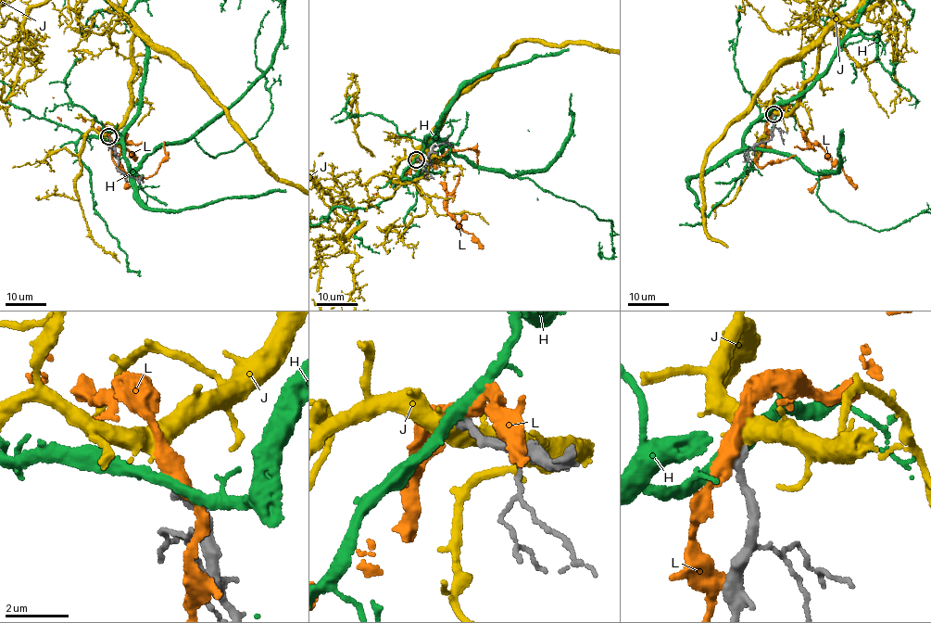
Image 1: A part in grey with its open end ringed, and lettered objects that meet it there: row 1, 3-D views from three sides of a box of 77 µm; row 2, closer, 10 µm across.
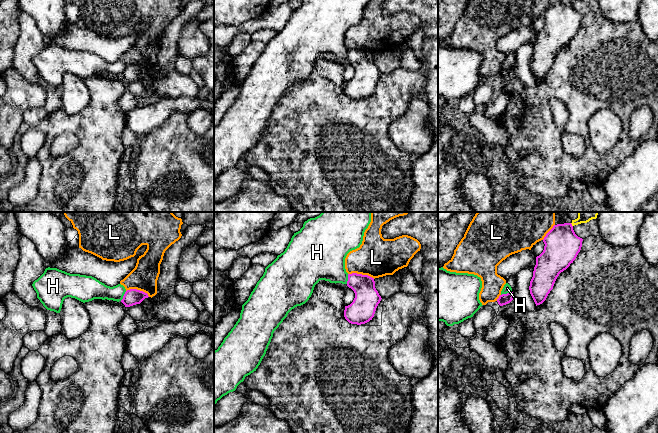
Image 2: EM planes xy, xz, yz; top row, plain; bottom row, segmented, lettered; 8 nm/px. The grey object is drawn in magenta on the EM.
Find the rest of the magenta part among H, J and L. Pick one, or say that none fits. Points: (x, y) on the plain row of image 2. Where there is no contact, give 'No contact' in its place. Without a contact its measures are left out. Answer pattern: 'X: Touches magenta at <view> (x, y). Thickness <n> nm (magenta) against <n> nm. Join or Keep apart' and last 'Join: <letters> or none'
H: Touches magenta at yz (507, 69). Thickness 90 nm (magenta) against 70 nm. Keep apart
J: Touches magenta at yz (571, 1). Thickness 280 nm (magenta) against 20 nm. Join
L: Touches magenta at xz (361, 50). Thickness 200 nm (magenta) against 320 nm. Keep apart
Join: J

